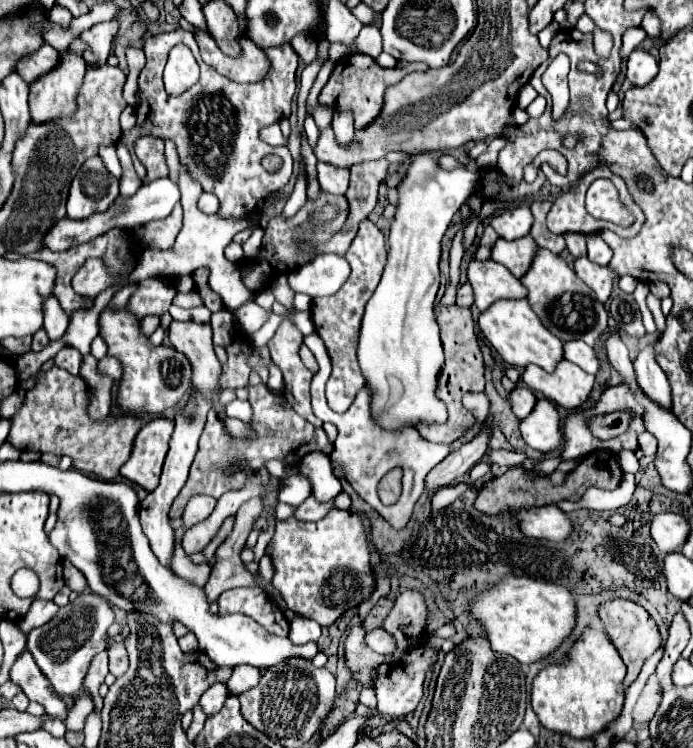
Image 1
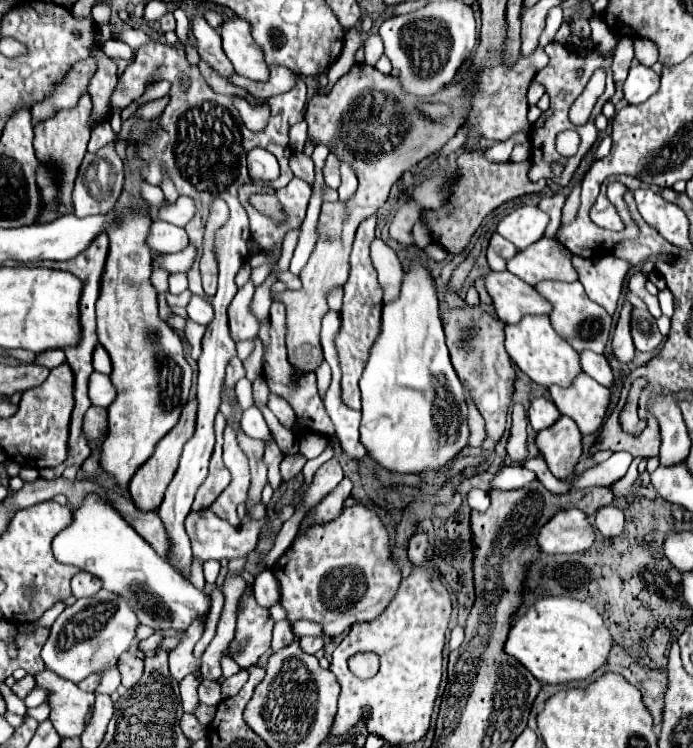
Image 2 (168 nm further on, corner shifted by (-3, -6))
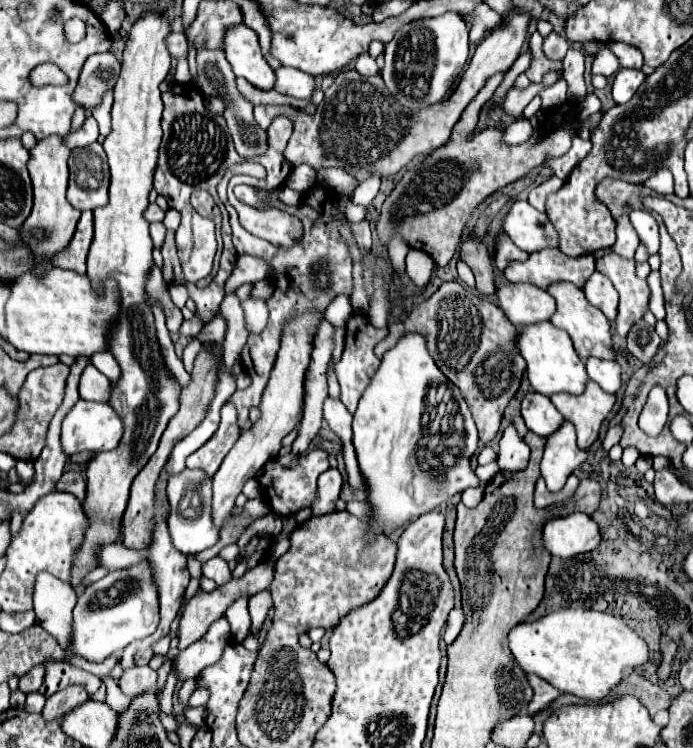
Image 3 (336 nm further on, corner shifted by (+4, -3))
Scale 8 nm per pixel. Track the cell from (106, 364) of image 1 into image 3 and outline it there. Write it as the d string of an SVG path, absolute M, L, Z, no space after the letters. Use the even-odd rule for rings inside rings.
M86 365L80 377L80 397L88 401L107 402L110 397L112 383L106 375L102 375L94 365Z

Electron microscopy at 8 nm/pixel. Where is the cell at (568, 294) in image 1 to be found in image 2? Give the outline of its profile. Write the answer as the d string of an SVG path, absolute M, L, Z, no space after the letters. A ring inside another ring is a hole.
M543 280L535 288L541 296L545 296L553 304L553 312L549 316L553 328L563 338L567 338L567 342L577 352L583 352L583 350L593 350L597 354L605 352L609 330L611 330L611 316L599 304L595 304L587 298L581 282L567 284L567 282L557 282L557 280Z

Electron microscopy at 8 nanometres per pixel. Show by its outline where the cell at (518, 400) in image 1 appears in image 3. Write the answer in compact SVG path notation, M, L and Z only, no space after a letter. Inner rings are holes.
M526 393L522 399L522 417L526 427L540 437L548 437L564 421L564 417L552 405L550 397L540 393Z

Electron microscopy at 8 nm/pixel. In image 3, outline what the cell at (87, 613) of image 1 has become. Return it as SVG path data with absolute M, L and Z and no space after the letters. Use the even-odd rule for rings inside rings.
M144 563L144 567L132 567L132 571L108 573L78 595L72 615L70 653L74 657L100 663L110 655L120 653L132 641L152 635L158 627L158 619L158 595L148 563Z

